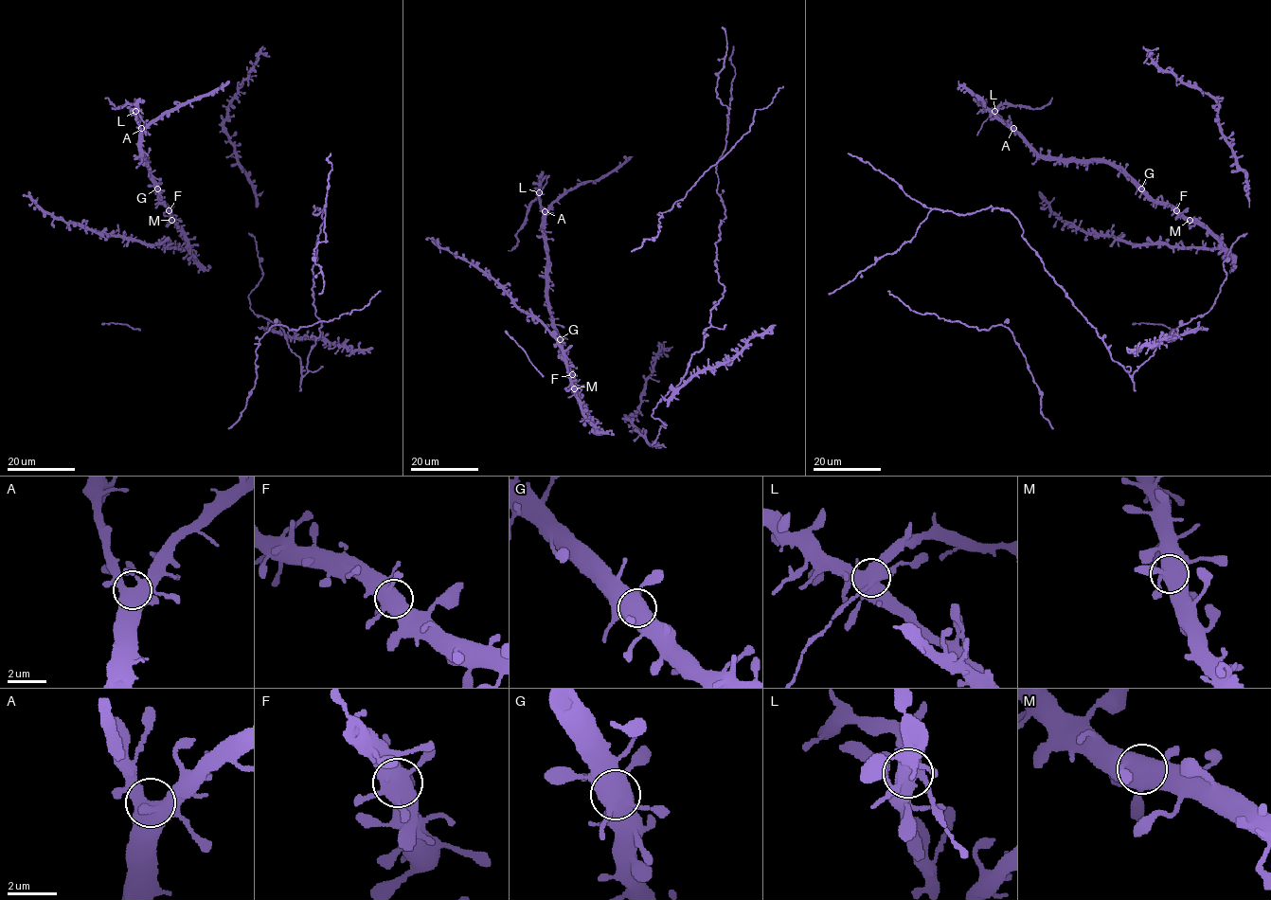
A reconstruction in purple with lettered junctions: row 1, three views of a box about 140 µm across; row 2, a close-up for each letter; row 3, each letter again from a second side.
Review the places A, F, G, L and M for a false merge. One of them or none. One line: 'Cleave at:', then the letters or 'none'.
Cleave at: L

